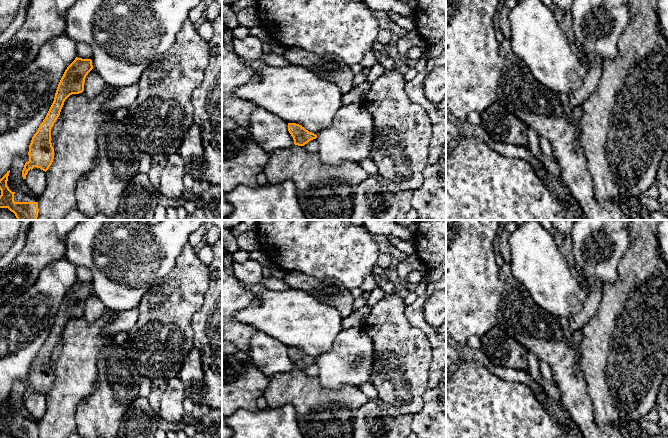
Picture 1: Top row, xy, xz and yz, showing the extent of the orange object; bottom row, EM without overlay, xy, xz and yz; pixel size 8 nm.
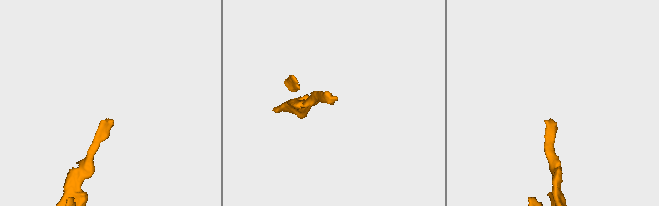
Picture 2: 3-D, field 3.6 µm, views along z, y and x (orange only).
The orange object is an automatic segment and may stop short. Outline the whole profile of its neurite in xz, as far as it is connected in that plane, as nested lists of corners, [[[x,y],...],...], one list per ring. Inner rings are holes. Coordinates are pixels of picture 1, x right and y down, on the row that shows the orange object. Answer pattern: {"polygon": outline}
{"polygon": [[[288,123],[288,131],[293,137],[294,144],[304,146],[309,141],[316,139],[317,135],[309,132],[304,127],[296,123]]]}

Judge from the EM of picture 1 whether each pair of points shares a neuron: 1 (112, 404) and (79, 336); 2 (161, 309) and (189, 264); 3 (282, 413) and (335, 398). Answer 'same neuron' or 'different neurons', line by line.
1: different neurons
2: same neuron
3: different neurons

